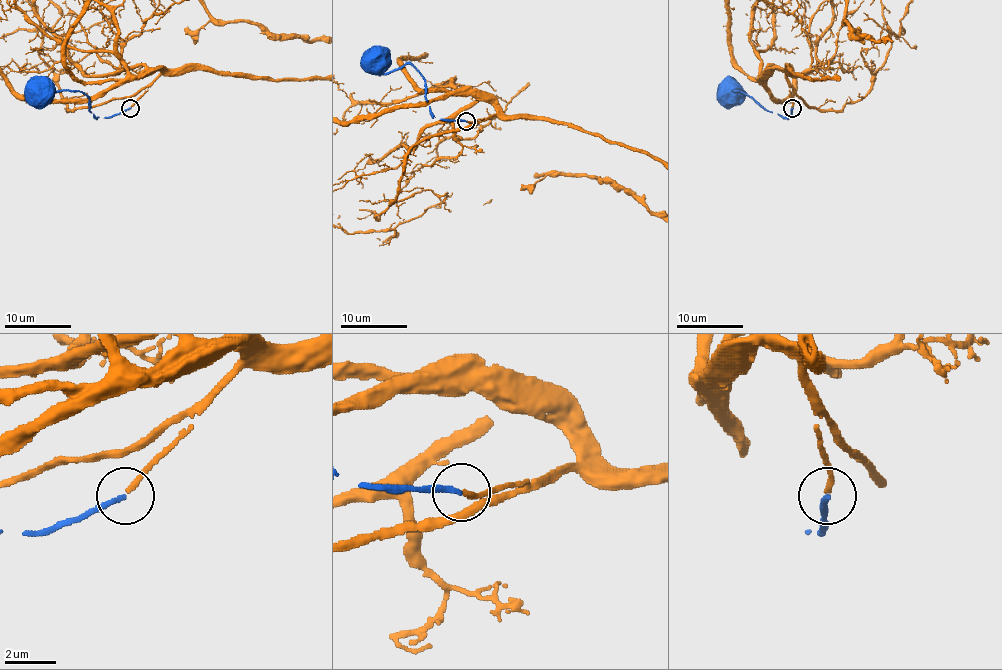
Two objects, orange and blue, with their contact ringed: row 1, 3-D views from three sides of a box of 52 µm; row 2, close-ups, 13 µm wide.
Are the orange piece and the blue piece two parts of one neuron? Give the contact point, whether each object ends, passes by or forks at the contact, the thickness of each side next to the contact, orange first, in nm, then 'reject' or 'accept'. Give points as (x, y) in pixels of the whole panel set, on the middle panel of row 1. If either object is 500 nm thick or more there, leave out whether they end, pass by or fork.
place (466, 121); orange ends; blue ends; calibres 200 and 180 nm; accept

